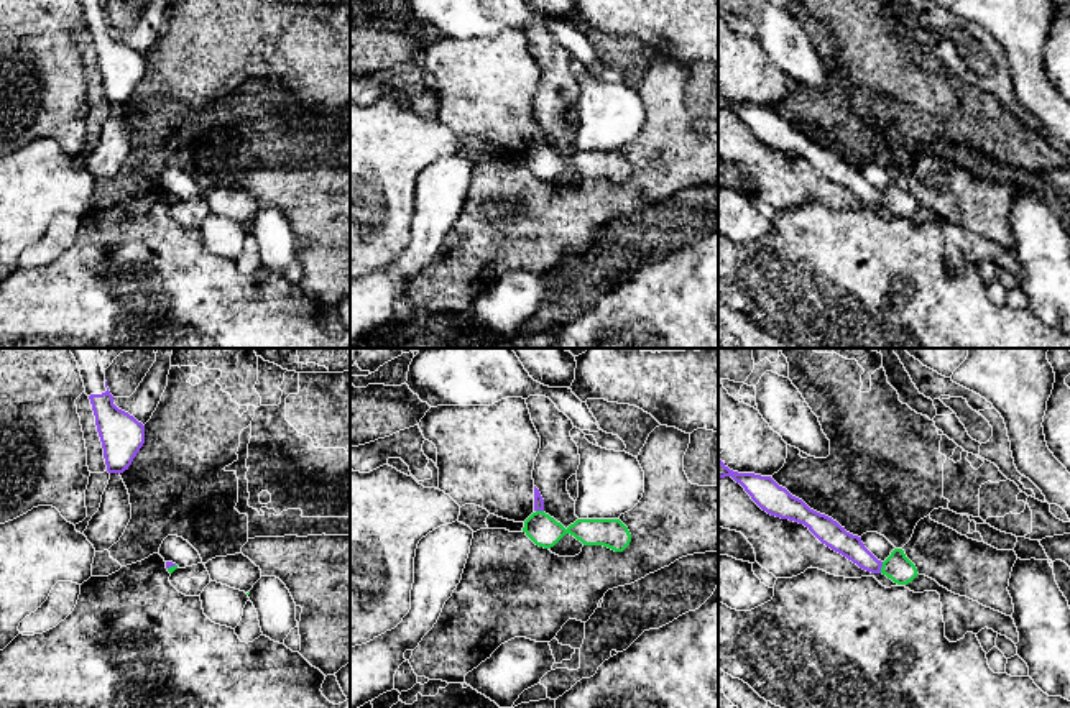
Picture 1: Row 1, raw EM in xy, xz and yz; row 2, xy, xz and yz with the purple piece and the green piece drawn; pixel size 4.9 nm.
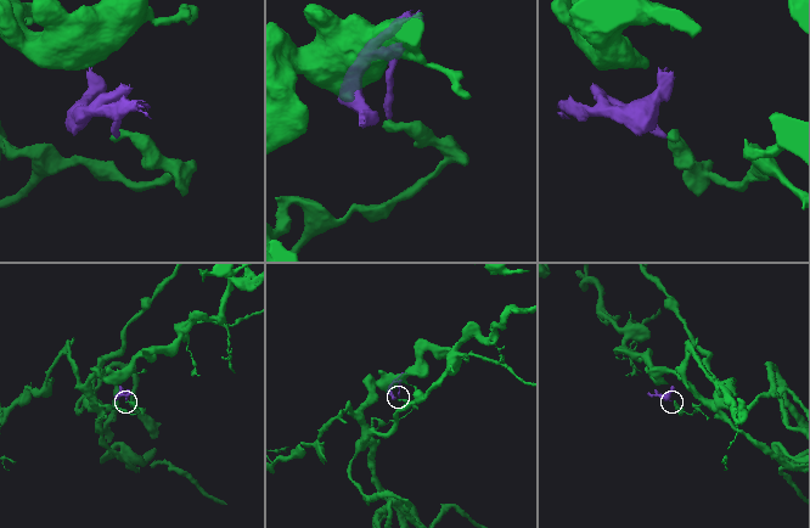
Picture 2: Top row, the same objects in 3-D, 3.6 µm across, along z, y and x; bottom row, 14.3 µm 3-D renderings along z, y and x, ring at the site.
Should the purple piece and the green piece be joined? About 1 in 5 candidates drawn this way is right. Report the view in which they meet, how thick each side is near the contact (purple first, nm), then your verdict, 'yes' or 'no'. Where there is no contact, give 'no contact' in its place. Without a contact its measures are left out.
yz | 120/140 nm | no

